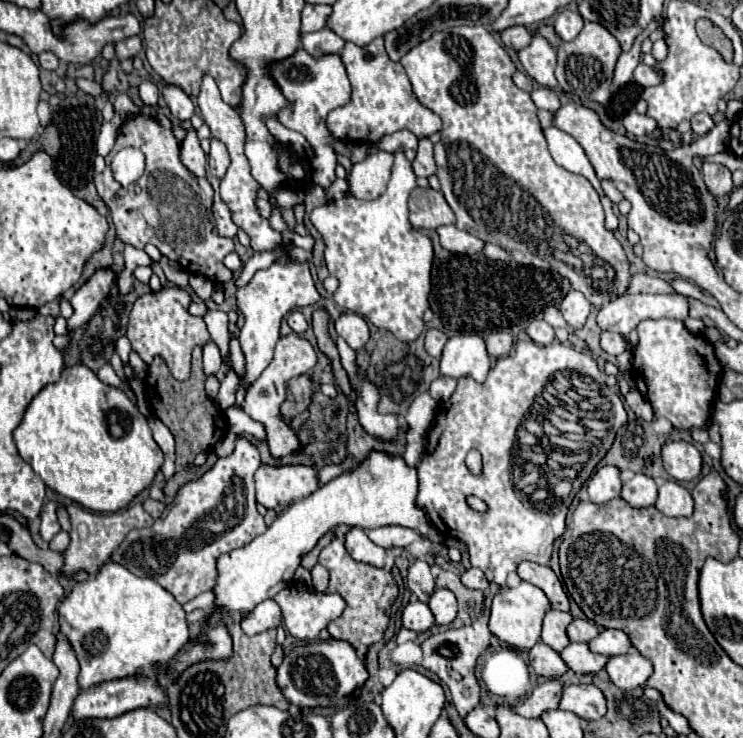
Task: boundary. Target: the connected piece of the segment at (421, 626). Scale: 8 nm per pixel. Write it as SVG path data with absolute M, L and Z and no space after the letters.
M414 602L408 604L402 612L402 626L414 632L426 632L434 626L434 616L432 610L428 608L428 604L424 602Z

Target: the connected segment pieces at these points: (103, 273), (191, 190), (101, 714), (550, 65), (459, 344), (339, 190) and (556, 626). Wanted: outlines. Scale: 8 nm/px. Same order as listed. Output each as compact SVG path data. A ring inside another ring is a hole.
M100 268L88 278L88 282L82 288L76 290L76 294L70 300L74 308L72 318L68 318L70 330L80 328L96 314L96 310L100 308L102 300L110 294L116 280L118 280L118 274L112 268Z
M136 116L122 124L120 134L114 142L112 152L106 156L106 170L94 178L98 194L104 198L112 212L112 220L116 226L116 236L124 244L134 248L144 248L146 244L154 244L162 256L178 262L190 274L208 276L212 282L226 284L234 278L232 270L224 266L224 256L234 252L234 240L216 234L216 220L212 214L212 186L206 178L194 176L180 160L180 140L172 134L172 130L164 130L154 118ZM126 146L138 148L146 154L146 170L142 178L134 184L140 192L130 186L126 196L116 198L118 182L112 178L110 162L114 154Z
M154 678L112 680L112 682L96 684L96 686L88 688L88 690L80 690L80 694L76 696L74 706L72 706L72 716L76 720L86 720L86 718L116 718L116 716L122 716L124 712L130 712L130 710L136 710L136 708L142 708L142 706L164 704L166 700L168 698L166 698L164 688L160 688Z
M534 36L532 42L518 52L518 60L524 66L526 74L532 76L538 84L546 88L556 88L558 82L554 78L556 68L556 52L542 36Z
M460 332L448 339L440 360L440 372L444 376L468 376L476 382L484 382L488 370L490 356L481 335L475 332Z
M337 178L336 182L328 188L326 191L327 197L329 200L337 200L346 196L348 192L348 184L346 179Z
M548 610L544 616L544 628L542 628L542 642L548 644L552 650L562 652L570 640L566 634L568 624L574 618L568 612L560 612L560 610Z

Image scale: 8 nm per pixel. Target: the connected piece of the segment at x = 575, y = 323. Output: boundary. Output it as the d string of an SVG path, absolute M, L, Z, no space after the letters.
M570 290L560 304L560 312L572 330L584 326L590 310L592 310L592 304L586 300L582 292L576 292L576 290Z

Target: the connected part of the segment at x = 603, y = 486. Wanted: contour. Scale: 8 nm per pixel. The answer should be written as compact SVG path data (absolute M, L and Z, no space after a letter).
M602 466L588 480L588 496L592 502L598 504L618 498L620 490L622 490L622 478L620 468L616 466Z

